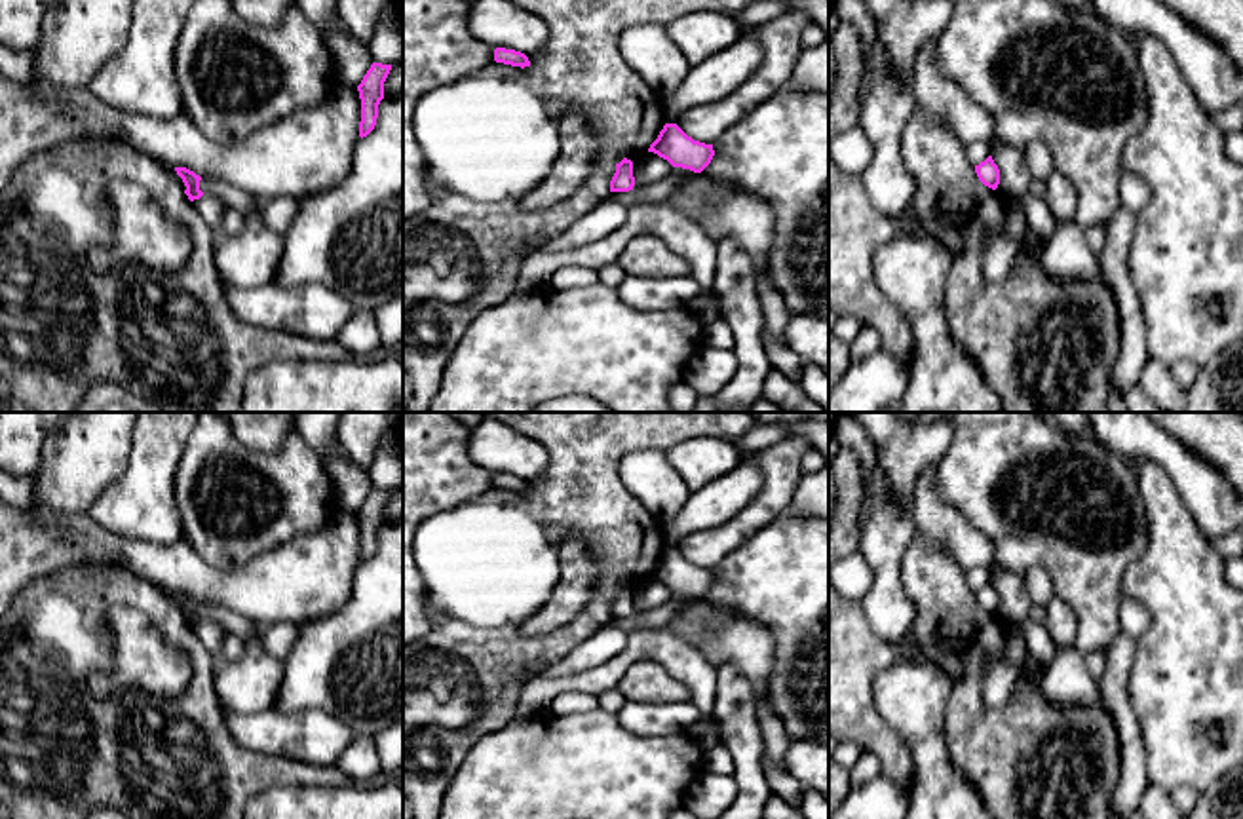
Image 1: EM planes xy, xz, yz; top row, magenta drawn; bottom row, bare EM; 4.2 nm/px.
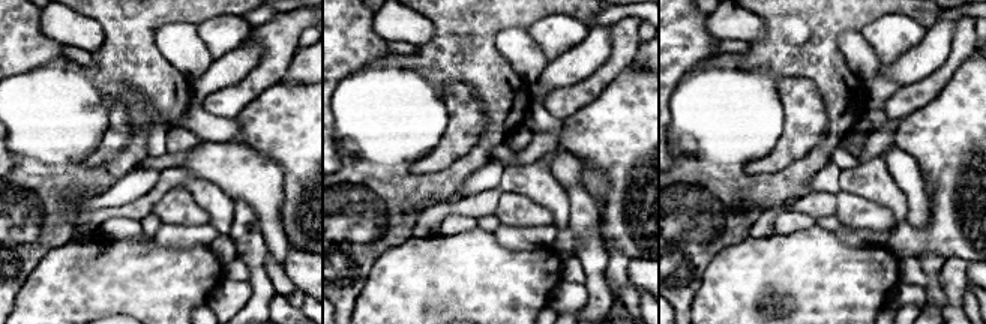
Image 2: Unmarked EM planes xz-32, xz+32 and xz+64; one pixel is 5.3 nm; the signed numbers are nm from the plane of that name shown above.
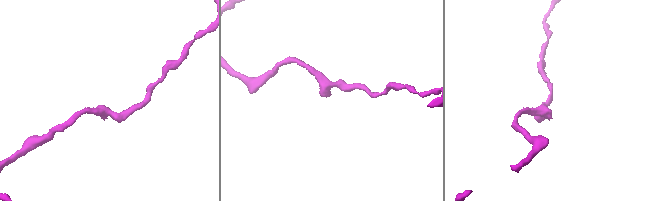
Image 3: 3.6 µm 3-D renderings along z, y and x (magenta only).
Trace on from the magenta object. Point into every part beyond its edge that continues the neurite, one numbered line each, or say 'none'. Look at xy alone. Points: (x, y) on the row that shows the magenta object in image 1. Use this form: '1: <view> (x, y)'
1: xy (211, 208)

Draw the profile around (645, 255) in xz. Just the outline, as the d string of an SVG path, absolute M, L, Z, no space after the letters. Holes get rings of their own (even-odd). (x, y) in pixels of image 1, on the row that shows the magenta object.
M639 234L631 238L618 264L627 276L665 279L690 276L688 262L673 253L660 238Z

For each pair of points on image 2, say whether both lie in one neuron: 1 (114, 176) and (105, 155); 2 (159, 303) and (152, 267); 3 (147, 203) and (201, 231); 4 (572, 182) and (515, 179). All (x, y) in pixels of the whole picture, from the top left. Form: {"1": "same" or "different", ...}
{"1": "different", "2": "same", "3": "different", "4": "different"}

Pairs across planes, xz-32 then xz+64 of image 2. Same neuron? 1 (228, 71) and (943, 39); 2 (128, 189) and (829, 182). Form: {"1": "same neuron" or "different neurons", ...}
{"1": "same neuron", "2": "same neuron"}

